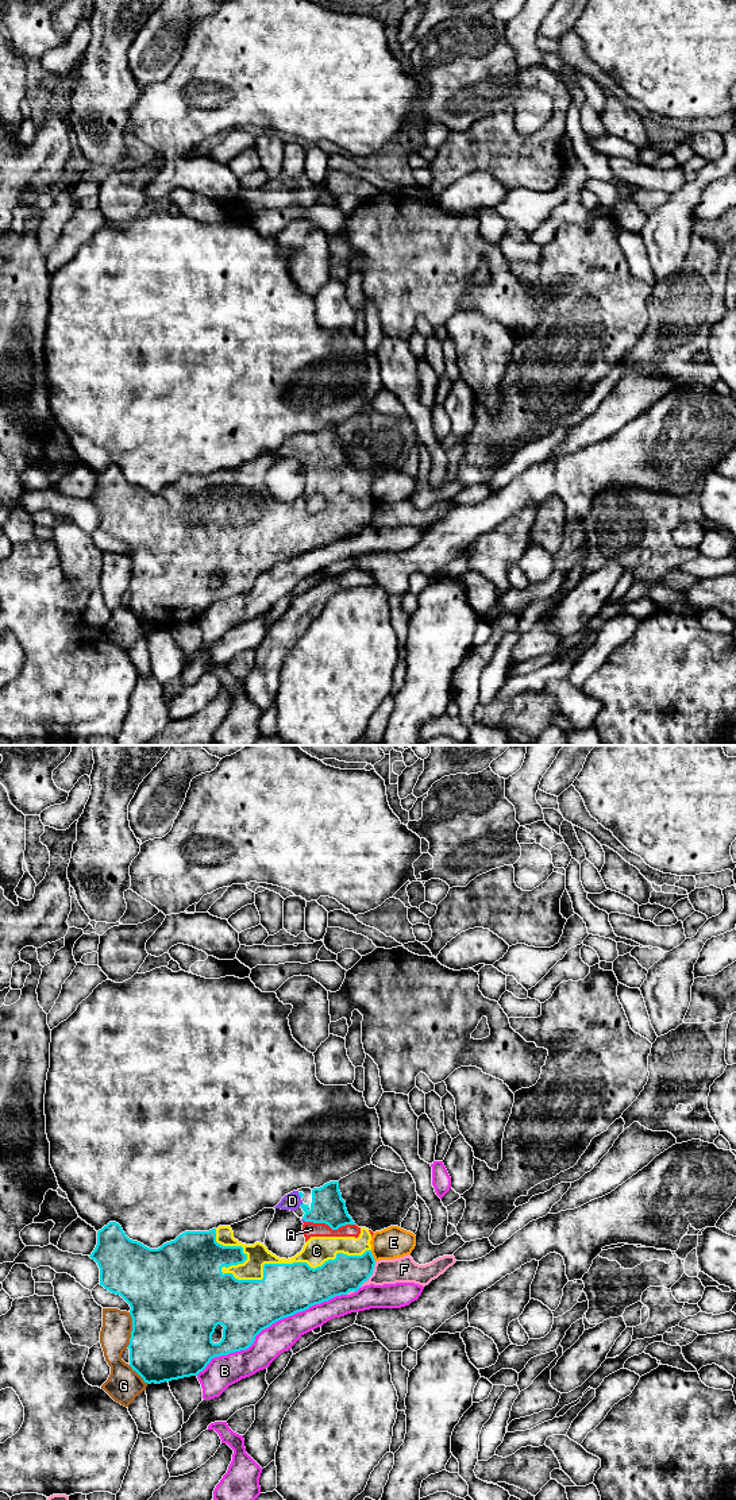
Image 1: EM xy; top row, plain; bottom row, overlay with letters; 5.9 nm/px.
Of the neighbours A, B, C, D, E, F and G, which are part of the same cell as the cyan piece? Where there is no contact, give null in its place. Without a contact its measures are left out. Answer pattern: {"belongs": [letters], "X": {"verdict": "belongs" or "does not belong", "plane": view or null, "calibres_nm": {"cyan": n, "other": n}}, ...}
{"belongs": ["A", "C", "D"], "A": {"verdict": "belongs", "plane": "xy", "calibres_nm": {"cyan": 200, "other": 90}}, "B": {"verdict": "does not belong", "plane": "xy", "calibres_nm": {"cyan": 340, "other": 180}}, "C": {"verdict": "belongs", "plane": "xy", "calibres_nm": {"cyan": 340, "other": 130}}, "D": {"verdict": "belongs", "plane": "xy", "calibres_nm": {"cyan": 200, "other": 100}}, "E": {"verdict": "does not belong", "plane": "xy", "calibres_nm": {"cyan": 220, "other": 190}}, "F": {"verdict": "does not belong", "plane": "xy", "calibres_nm": {"cyan": 220, "other": 160}}, "G": {"verdict": "does not belong", "plane": "xy", "calibres_nm": {"cyan": 500, "other": 180}}}

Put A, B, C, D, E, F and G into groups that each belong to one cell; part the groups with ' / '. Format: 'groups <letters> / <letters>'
groups A C D / B / E / F / G

